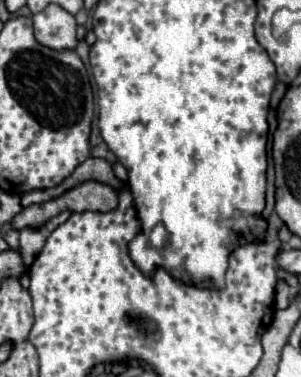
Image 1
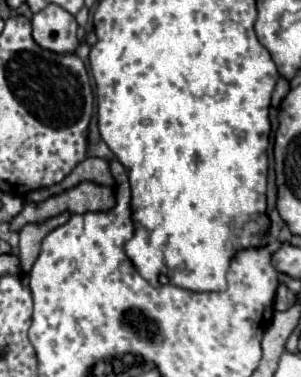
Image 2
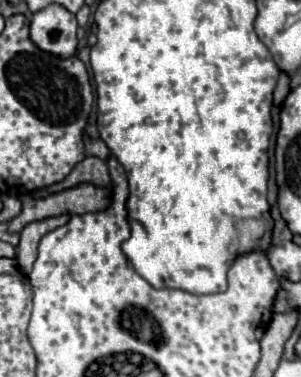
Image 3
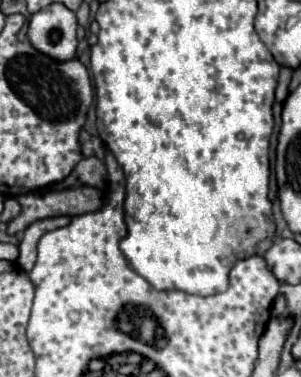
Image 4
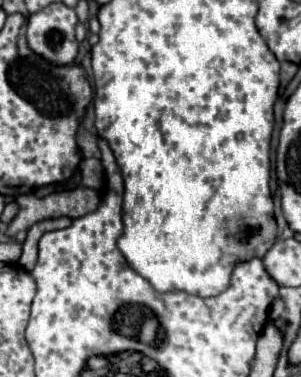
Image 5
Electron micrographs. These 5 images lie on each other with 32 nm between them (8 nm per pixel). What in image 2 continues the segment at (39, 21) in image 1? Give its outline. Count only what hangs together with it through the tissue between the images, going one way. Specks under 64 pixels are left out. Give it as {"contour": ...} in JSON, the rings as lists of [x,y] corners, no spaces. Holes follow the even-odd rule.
{"contour":[[[58,4],[46,6],[32,18],[32,38],[36,44],[56,54],[70,54],[76,50],[76,30],[76,18]]]}

